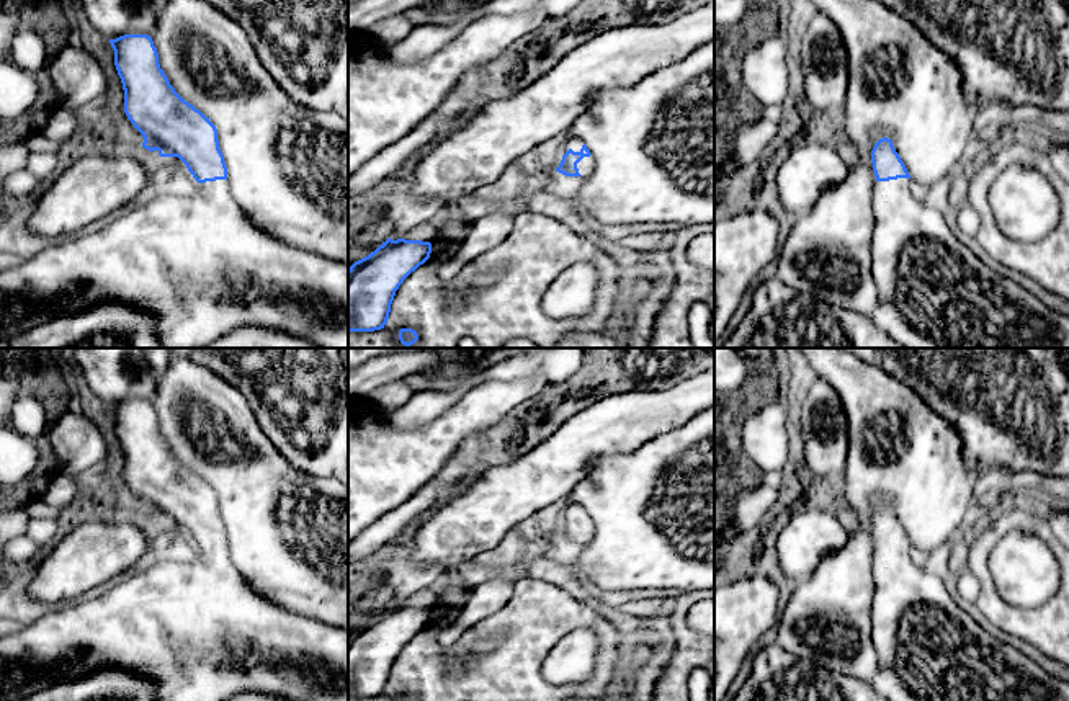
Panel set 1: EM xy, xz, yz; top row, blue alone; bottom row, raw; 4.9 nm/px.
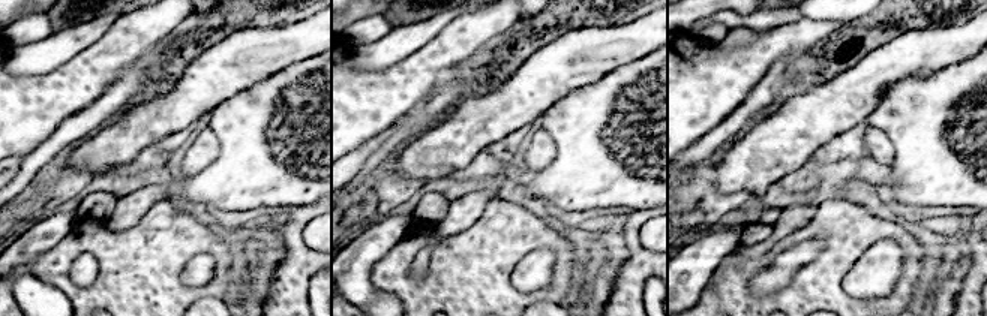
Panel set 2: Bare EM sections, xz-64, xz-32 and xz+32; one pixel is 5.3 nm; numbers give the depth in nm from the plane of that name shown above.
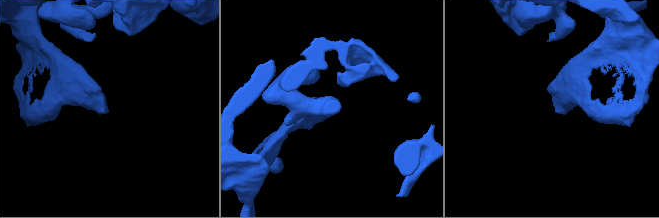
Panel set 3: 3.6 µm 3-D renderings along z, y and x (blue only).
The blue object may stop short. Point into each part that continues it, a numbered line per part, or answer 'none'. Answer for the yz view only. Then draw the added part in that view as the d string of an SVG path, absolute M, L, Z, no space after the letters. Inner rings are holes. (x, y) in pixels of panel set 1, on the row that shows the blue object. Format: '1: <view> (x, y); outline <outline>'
1: yz (932, 291); outline M910 180L876 181L871 275L878 289L873 324L904 348L1069 348L1069 315L1051 310L1012 278L984 265L951 232L945 216L910 194Z

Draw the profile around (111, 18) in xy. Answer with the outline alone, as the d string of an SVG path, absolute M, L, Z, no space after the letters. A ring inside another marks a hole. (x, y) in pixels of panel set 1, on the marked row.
M80 0L88 23L108 41L124 34L147 34L157 28L160 8L150 0Z

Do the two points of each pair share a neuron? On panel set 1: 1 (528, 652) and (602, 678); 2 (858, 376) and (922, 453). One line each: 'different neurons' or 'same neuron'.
1: same neuron
2: same neuron

